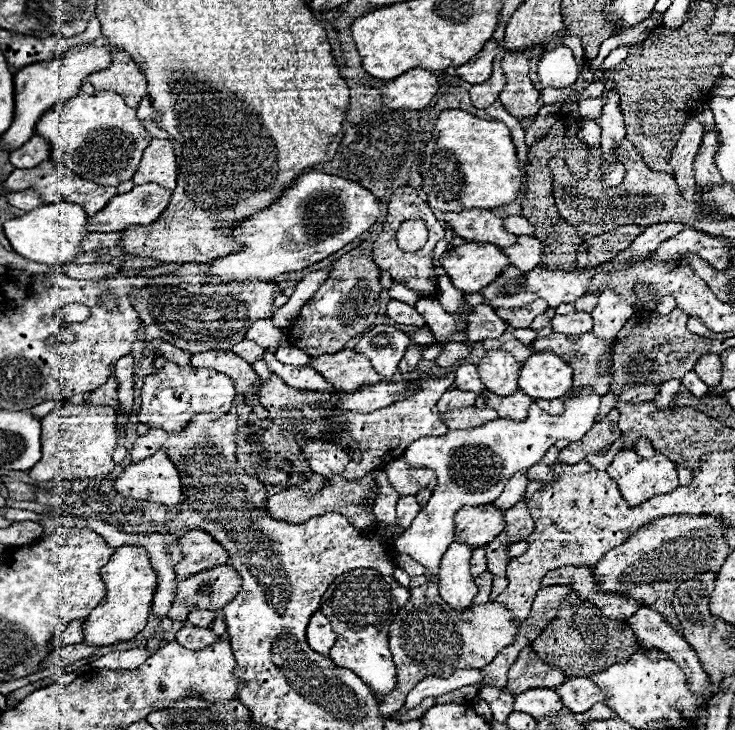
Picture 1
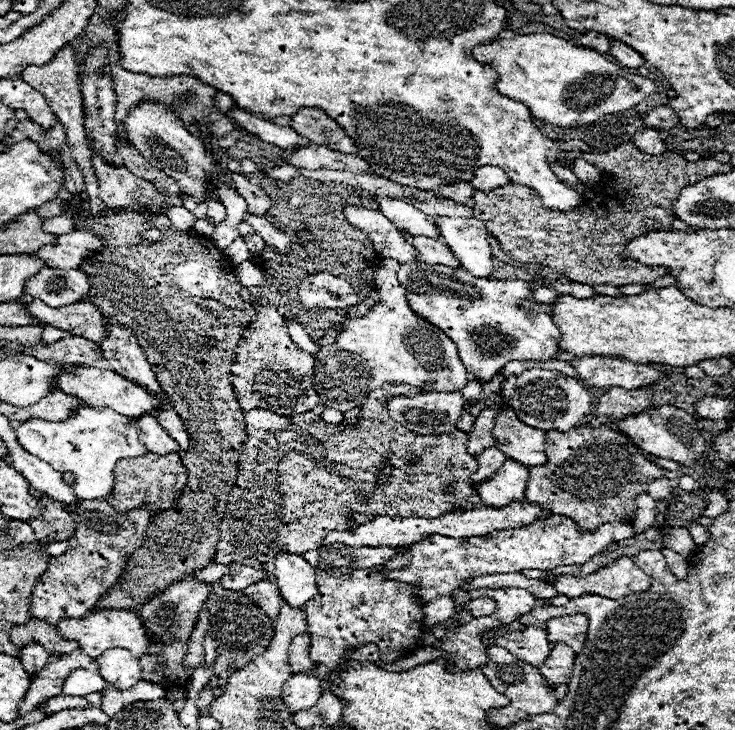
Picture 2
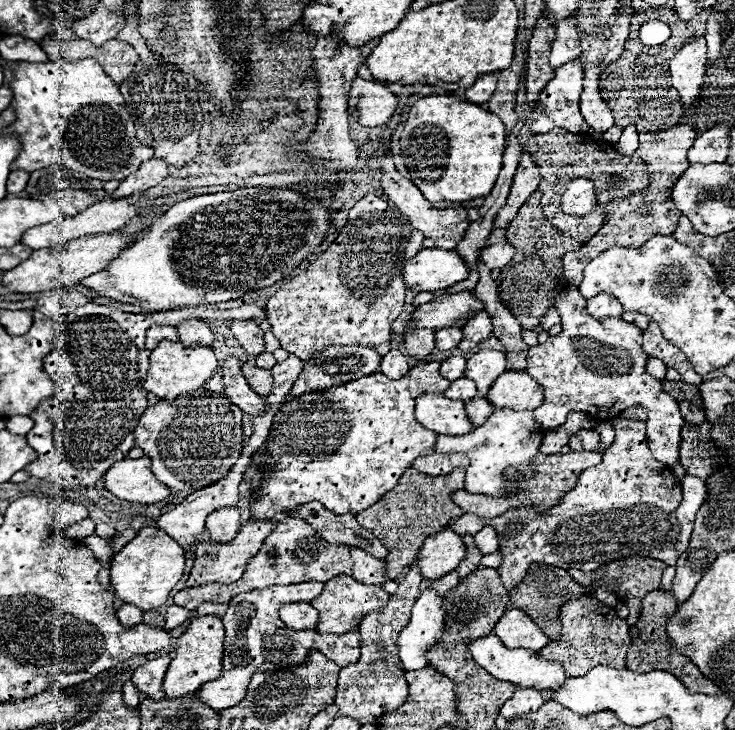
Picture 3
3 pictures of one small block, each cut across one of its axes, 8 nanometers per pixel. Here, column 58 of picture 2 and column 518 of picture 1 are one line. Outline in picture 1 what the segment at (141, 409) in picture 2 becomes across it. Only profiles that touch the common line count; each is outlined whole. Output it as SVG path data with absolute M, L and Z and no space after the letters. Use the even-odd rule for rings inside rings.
M536 352L520 368L518 388L534 400L562 398L572 388L572 368L552 352Z

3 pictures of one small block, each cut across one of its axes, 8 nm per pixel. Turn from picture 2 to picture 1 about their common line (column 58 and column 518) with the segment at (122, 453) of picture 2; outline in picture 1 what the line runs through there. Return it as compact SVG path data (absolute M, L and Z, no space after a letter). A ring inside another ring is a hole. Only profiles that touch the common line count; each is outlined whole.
M584 388L580 396L564 400L566 410L562 416L550 416L536 404L532 404L528 408L528 418L522 422L498 418L488 424L482 424L480 428L448 430L444 436L424 436L416 440L404 452L404 460L414 468L432 468L436 472L438 484L432 492L432 498L414 518L410 528L404 530L404 534L394 542L396 550L424 564L424 576L428 580L434 580L436 572L440 570L440 556L444 556L448 544L452 544L454 540L454 514L462 506L492 504L504 490L504 484L516 472L534 466L546 454L546 450L554 446L556 440L566 438L570 442L576 442L584 438L584 434L588 432L588 428L592 428L596 420L600 398L602 396L596 396L594 392Z

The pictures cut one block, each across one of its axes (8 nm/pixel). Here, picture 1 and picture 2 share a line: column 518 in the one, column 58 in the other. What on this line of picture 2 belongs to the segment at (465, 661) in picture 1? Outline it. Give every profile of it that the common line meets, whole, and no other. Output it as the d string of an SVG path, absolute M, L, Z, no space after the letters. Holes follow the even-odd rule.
M96 610L80 620L74 620L74 618L60 620L58 630L66 640L80 642L80 648L94 658L98 658L104 650L110 650L110 648L128 648L138 658L144 654L158 654L164 648L160 640L154 640L146 632L146 626L140 622L140 618L128 610Z

